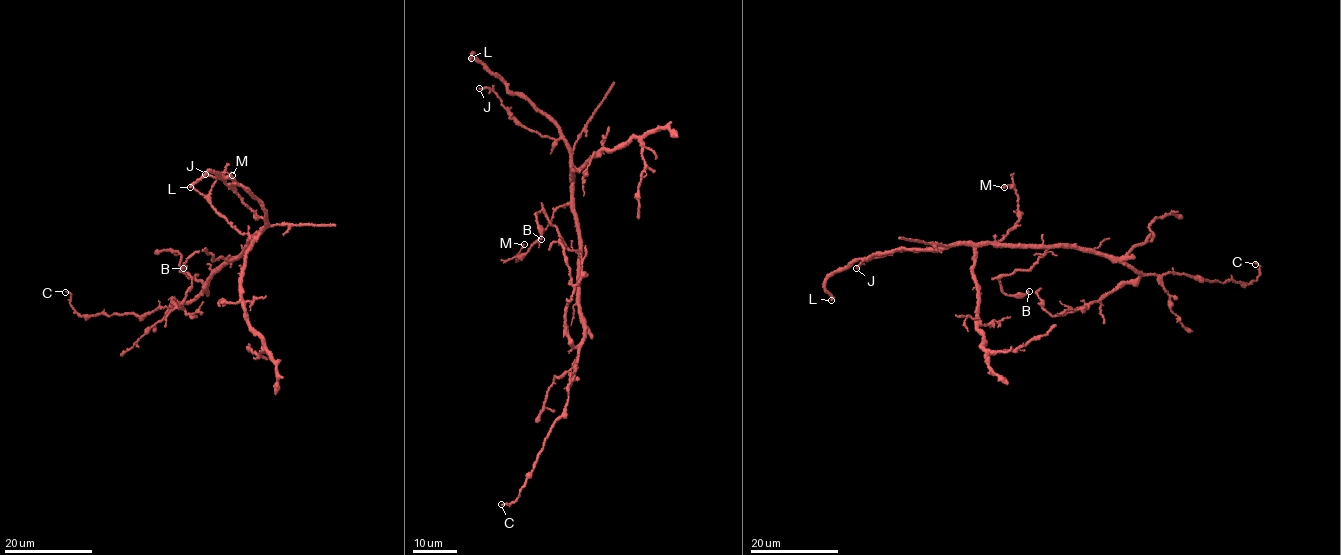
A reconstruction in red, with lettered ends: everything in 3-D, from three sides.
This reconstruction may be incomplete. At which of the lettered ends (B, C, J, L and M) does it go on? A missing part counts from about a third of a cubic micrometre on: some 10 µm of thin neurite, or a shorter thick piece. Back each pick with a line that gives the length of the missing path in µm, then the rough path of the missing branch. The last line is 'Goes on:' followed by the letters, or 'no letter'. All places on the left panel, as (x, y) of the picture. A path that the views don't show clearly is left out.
J: Missing length about 20 µm. Course of what is missing: (205, 174), (173, 160), (170, 150), (163, 146)
L: Missing length about 250 µm
Goes on: J, L

